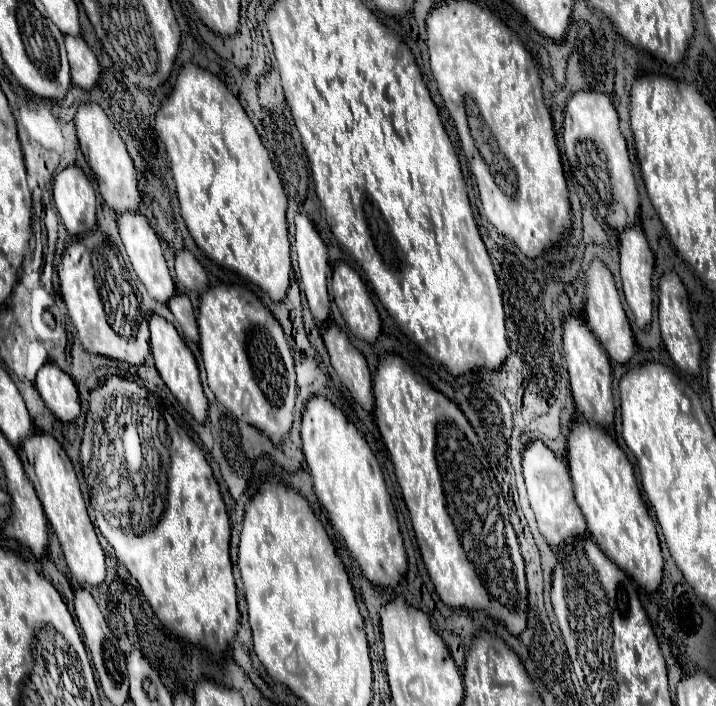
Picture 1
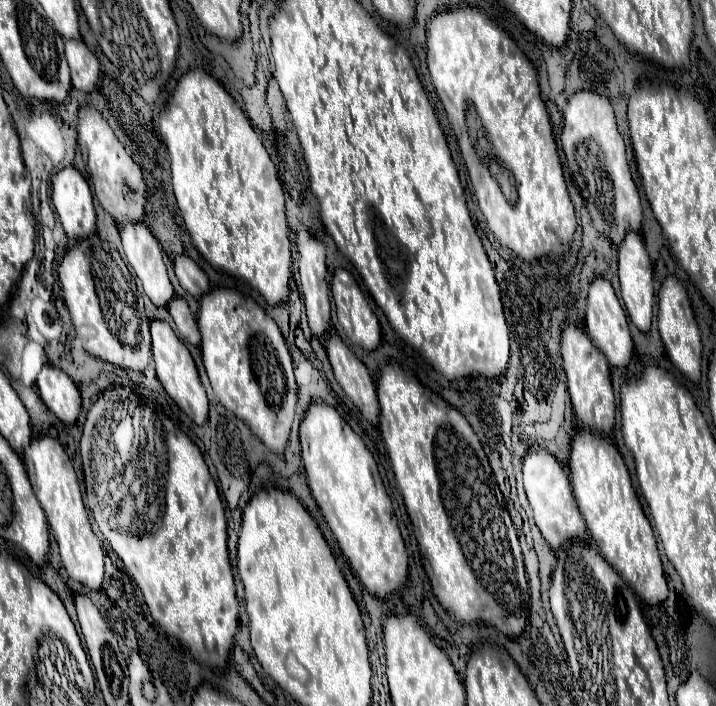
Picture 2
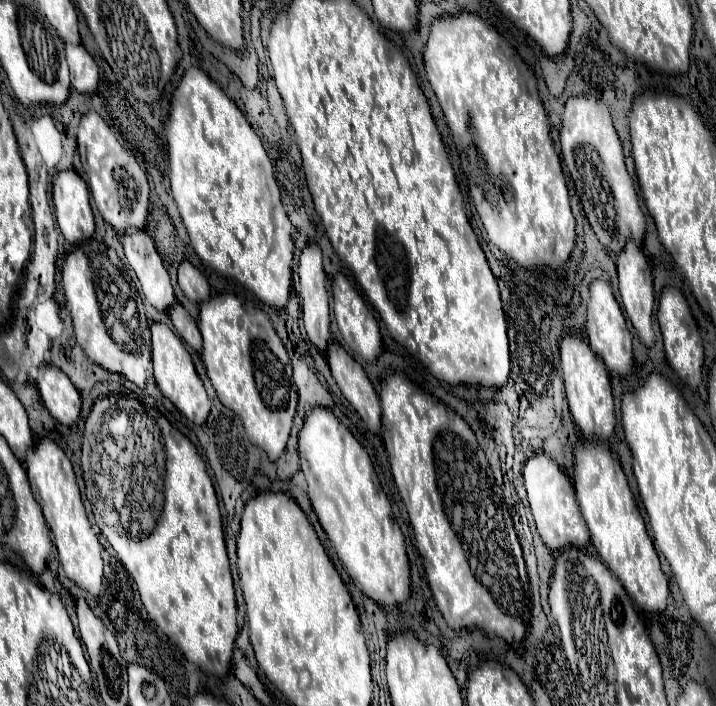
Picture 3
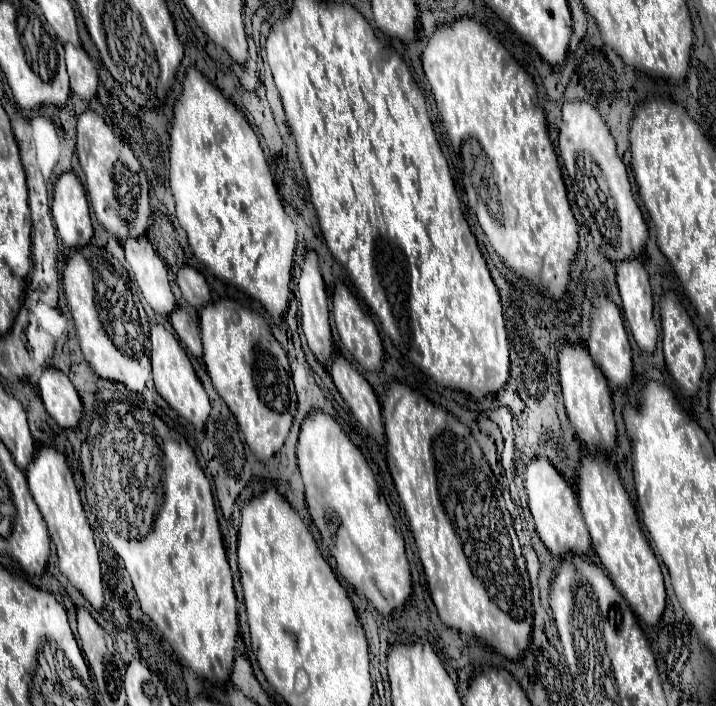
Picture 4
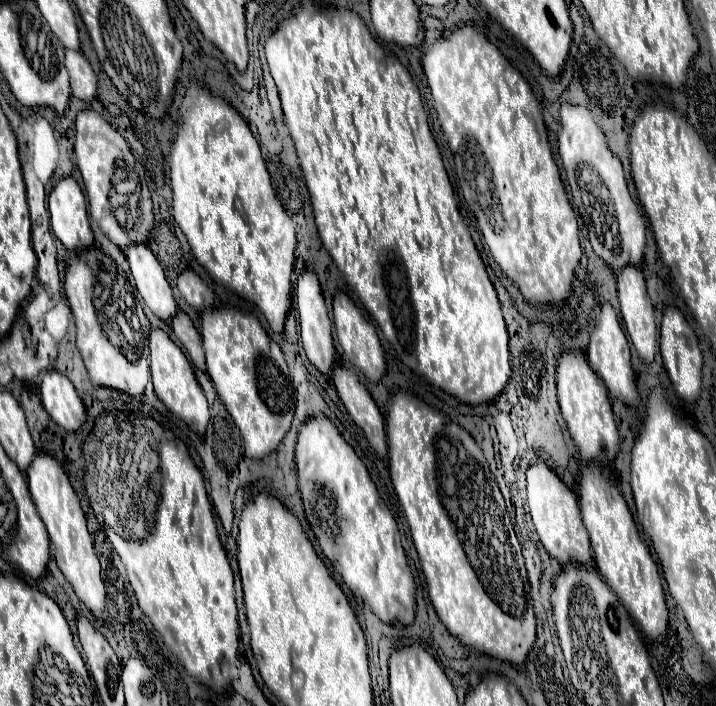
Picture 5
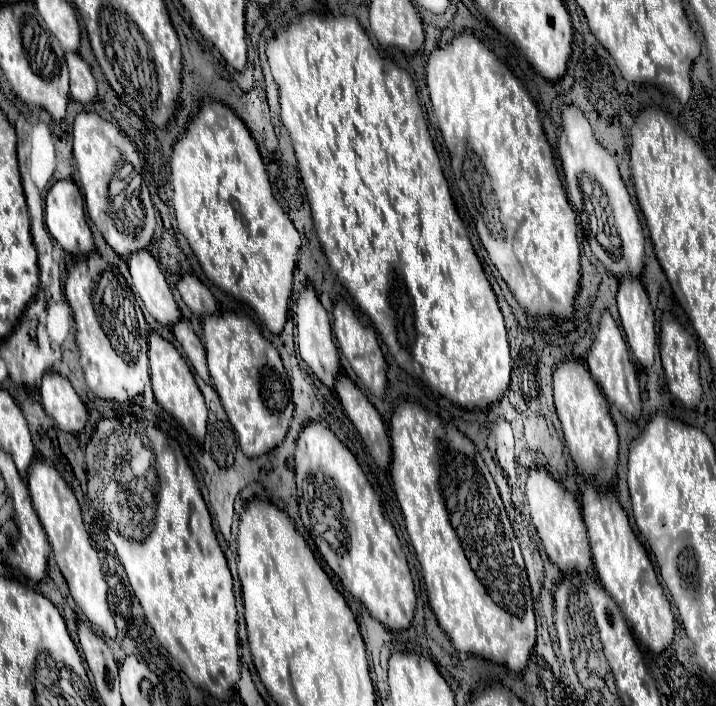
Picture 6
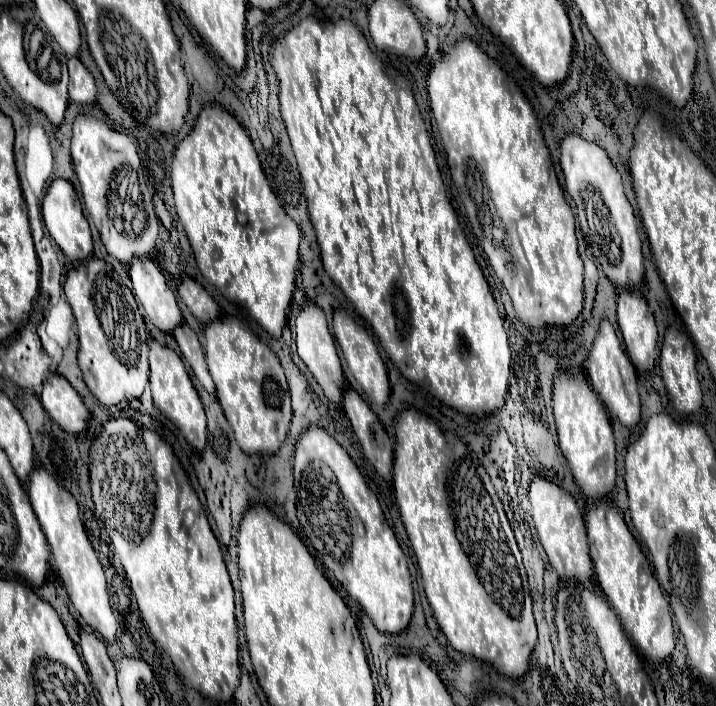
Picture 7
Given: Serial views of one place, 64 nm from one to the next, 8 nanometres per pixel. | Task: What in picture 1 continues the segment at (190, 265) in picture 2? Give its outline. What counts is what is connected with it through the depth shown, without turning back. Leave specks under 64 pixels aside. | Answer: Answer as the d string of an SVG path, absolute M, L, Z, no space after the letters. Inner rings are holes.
M182 250L176 254L176 278L184 288L198 294L202 294L208 286L208 276L204 268L188 250Z

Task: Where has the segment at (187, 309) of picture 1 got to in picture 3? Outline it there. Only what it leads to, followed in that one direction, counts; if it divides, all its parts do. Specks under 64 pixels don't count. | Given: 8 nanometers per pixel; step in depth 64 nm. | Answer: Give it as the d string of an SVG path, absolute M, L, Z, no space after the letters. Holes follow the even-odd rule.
M178 302L168 310L168 314L170 314L170 320L172 320L178 336L184 338L184 342L186 342L194 352L200 354L200 352L202 352L202 336L200 336L200 330L198 330L196 320L194 320L194 318L184 310L184 306L178 304Z

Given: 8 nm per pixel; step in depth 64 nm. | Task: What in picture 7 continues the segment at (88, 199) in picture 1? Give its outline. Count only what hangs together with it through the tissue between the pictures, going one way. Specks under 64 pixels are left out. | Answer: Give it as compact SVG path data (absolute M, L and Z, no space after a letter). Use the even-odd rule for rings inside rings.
M56 178L48 186L48 192L42 200L42 218L44 218L44 224L50 232L50 236L54 238L54 242L60 246L62 254L70 262L82 262L82 260L88 260L92 256L92 236L90 236L88 220L82 214L82 202L80 202L80 198L70 182Z

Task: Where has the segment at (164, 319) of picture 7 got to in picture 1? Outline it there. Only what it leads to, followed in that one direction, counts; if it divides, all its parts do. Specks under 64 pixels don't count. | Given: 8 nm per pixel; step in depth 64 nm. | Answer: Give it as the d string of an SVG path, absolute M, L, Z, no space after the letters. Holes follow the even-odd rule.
M124 212L118 216L118 228L120 228L120 238L124 242L126 254L130 258L130 264L136 272L136 276L140 278L140 282L146 286L148 294L156 300L166 304L170 300L170 296L174 296L174 282L170 278L164 254L162 254L162 246L160 246L160 238L156 236L156 232L152 230L152 226L146 222L146 218L140 212Z

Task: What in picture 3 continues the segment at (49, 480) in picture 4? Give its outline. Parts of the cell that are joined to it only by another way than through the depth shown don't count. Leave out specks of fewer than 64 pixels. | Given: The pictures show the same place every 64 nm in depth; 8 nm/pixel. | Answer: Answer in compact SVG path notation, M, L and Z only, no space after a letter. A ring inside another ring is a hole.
M40 440L34 448L30 448L26 458L26 474L32 486L32 494L36 502L42 508L42 514L46 518L48 528L54 534L54 544L60 554L60 564L64 568L64 574L82 590L92 594L96 600L100 600L102 592L102 556L100 556L100 542L94 534L82 498L76 484L76 476L72 470L70 460L62 452L60 446L56 446L52 440Z

